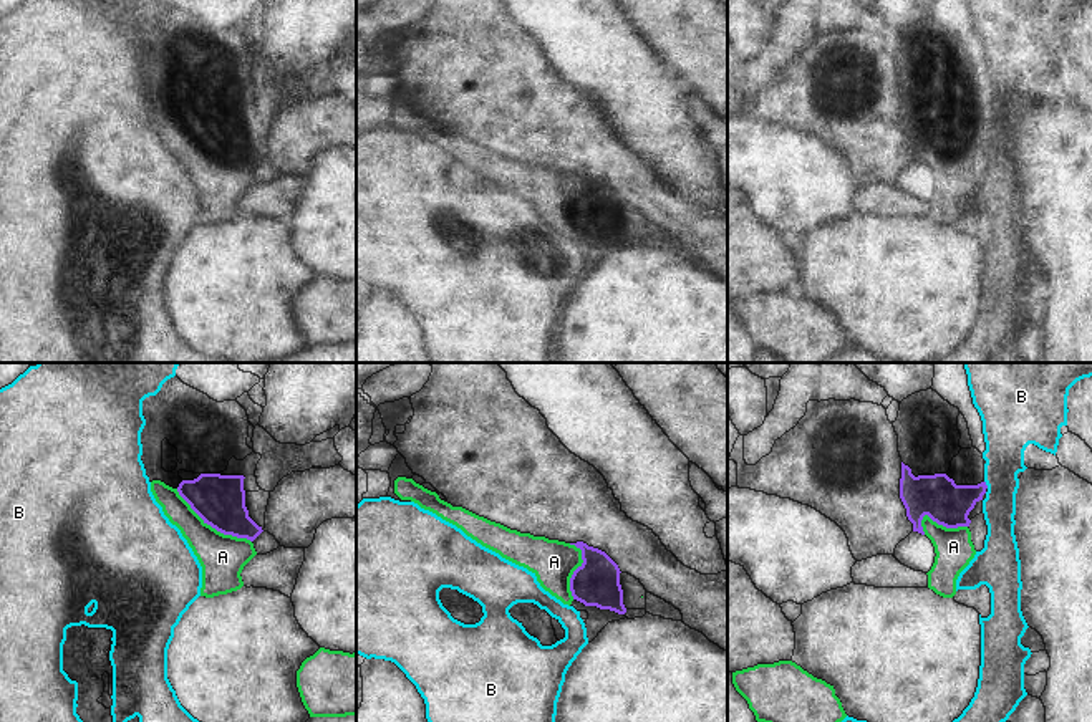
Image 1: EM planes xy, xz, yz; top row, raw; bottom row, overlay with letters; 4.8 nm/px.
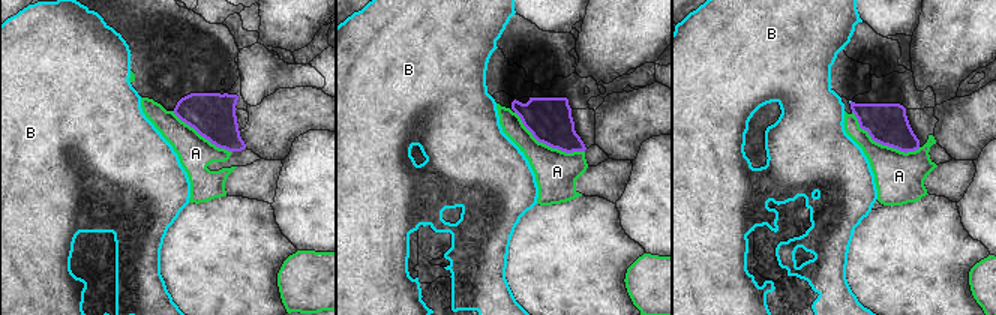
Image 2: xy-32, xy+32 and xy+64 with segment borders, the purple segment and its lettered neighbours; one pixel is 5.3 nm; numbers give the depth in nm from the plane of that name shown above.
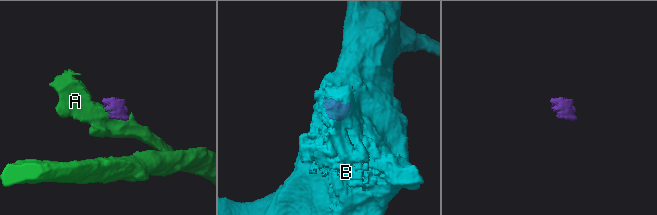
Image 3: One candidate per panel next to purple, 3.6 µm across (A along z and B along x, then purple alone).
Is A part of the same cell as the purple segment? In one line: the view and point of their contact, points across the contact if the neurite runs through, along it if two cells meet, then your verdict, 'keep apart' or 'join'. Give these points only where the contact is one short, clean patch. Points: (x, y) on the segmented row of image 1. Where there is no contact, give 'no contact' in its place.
contact xy (212, 527); join

